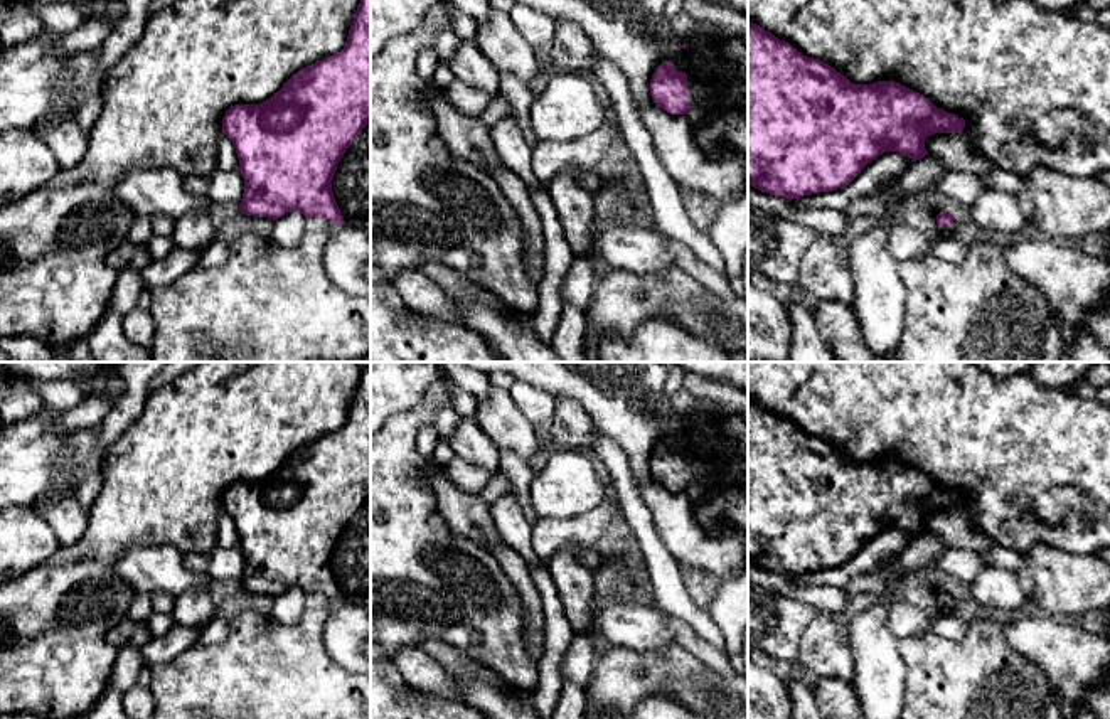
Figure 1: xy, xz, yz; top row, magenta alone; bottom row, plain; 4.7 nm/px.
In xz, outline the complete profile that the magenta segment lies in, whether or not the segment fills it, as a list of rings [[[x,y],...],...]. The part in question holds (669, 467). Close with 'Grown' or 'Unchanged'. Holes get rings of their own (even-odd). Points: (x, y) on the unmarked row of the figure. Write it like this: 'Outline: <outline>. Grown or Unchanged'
Outline: [[[667,436],[662,438],[650,456],[650,473],[659,485],[670,492],[687,492],[691,488],[687,451],[677,450]]]. Unchanged

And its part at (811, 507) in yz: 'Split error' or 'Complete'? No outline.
Complete

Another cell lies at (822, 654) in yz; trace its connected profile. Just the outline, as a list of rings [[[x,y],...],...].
[[[817,611],[803,630],[797,662],[812,679],[837,677],[852,684],[856,675],[854,658],[841,638],[837,620],[825,611]]]

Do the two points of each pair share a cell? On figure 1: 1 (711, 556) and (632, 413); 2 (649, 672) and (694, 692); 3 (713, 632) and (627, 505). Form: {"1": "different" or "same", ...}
{"1": "same", "2": "same", "3": "same"}

